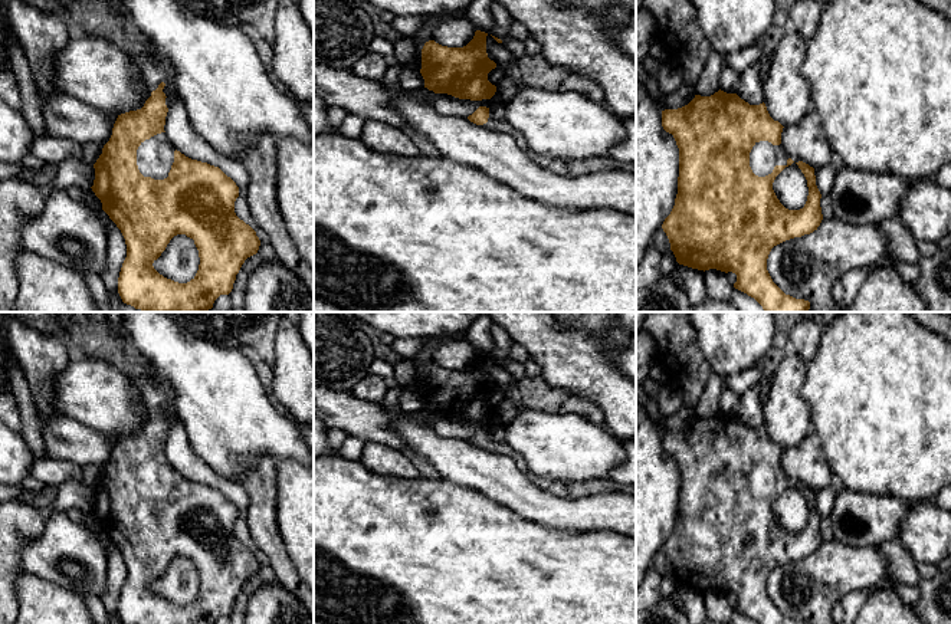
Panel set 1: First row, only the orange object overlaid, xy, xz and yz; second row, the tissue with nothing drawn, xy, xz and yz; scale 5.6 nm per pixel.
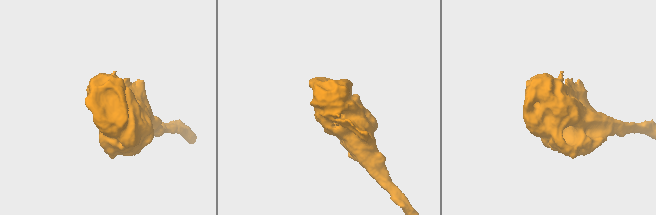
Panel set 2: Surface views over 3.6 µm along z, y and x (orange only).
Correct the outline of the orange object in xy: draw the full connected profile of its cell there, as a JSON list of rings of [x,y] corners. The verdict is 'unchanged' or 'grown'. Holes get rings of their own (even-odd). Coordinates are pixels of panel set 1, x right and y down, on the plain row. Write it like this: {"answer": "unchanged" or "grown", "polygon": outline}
{"answer": "grown", "polygon": [[[161,377],[140,380],[140,388],[148,421],[141,431],[118,437],[111,460],[94,486],[91,509],[125,561],[127,579],[118,600],[118,615],[122,624],[214,624],[232,614],[236,597],[245,582],[258,575],[260,562],[235,535],[239,509],[230,499],[219,489],[186,479],[167,460],[153,460],[165,454],[171,428],[168,416],[178,417],[176,393]],[[177,556],[193,561],[199,572],[199,592],[187,605],[164,600],[153,588]]]}

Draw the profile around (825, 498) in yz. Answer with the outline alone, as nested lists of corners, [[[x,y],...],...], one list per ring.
[[[833,482],[830,486],[814,492],[816,508],[822,518],[829,518],[832,515],[839,490],[840,485]]]

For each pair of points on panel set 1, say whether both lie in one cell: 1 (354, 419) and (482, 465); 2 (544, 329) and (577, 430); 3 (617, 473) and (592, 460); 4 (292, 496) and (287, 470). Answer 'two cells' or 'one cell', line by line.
1: two cells
2: two cells
3: two cells
4: one cell

